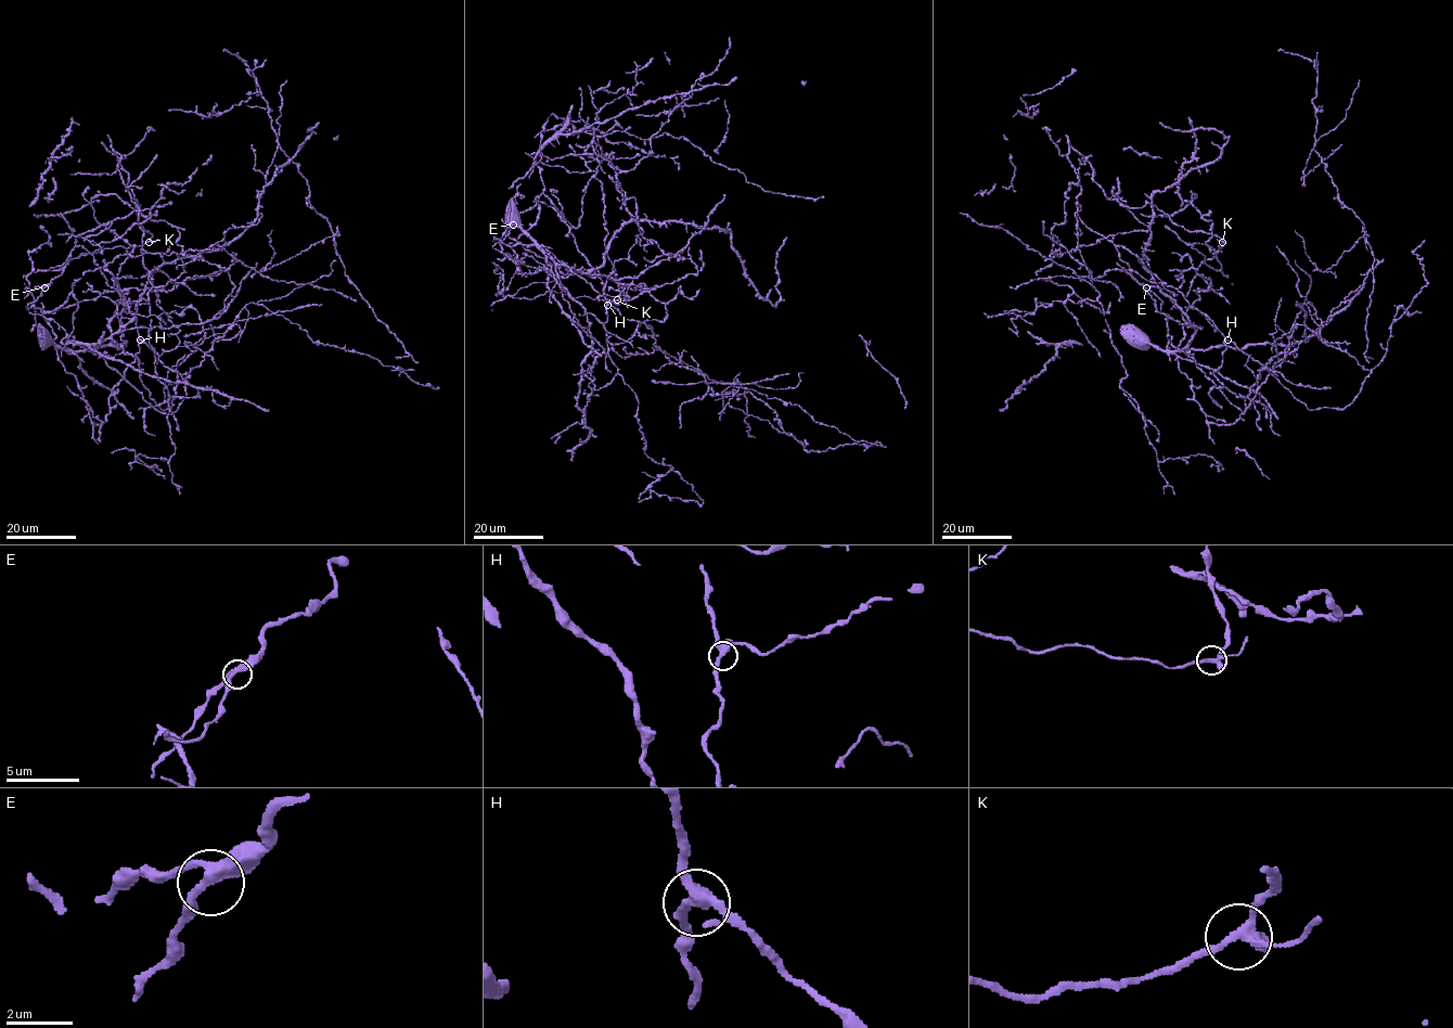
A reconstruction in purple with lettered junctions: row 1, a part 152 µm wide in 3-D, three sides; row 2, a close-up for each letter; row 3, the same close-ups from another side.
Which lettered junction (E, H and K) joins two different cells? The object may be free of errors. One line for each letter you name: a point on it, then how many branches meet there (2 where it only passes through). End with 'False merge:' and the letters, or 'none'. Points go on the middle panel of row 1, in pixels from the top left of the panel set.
K: at (617, 299); 3 branches meet
False merge: K

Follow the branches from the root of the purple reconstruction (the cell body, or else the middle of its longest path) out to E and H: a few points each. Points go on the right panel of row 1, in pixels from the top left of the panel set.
E: (1320, 330), (1260, 369), (1234, 423), (1212, 423), (1177, 359), (1181, 312), (1160, 288), (1146, 287)
H: (1320, 330), (1260, 369), (1234, 423), (1212, 423), (1177, 359), (1181, 310), (1139, 283), (1116, 247), (1228, 339)

